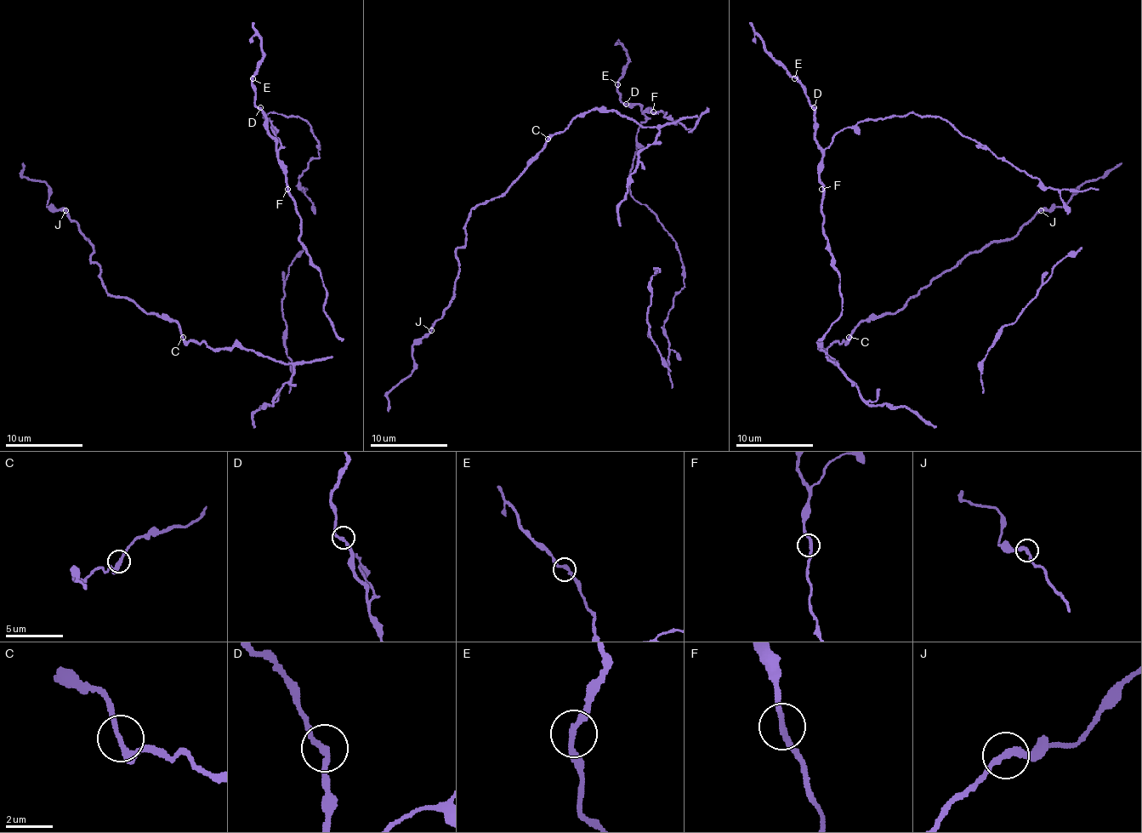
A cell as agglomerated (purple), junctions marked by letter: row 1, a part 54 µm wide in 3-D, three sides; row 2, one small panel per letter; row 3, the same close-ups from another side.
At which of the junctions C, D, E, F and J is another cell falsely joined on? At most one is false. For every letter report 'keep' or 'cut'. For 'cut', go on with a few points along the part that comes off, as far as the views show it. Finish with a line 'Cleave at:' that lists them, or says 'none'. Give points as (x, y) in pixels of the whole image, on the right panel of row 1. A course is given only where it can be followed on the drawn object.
C: keep
D: keep
E: keep
F: keep
J: keep
Cleave at: none

